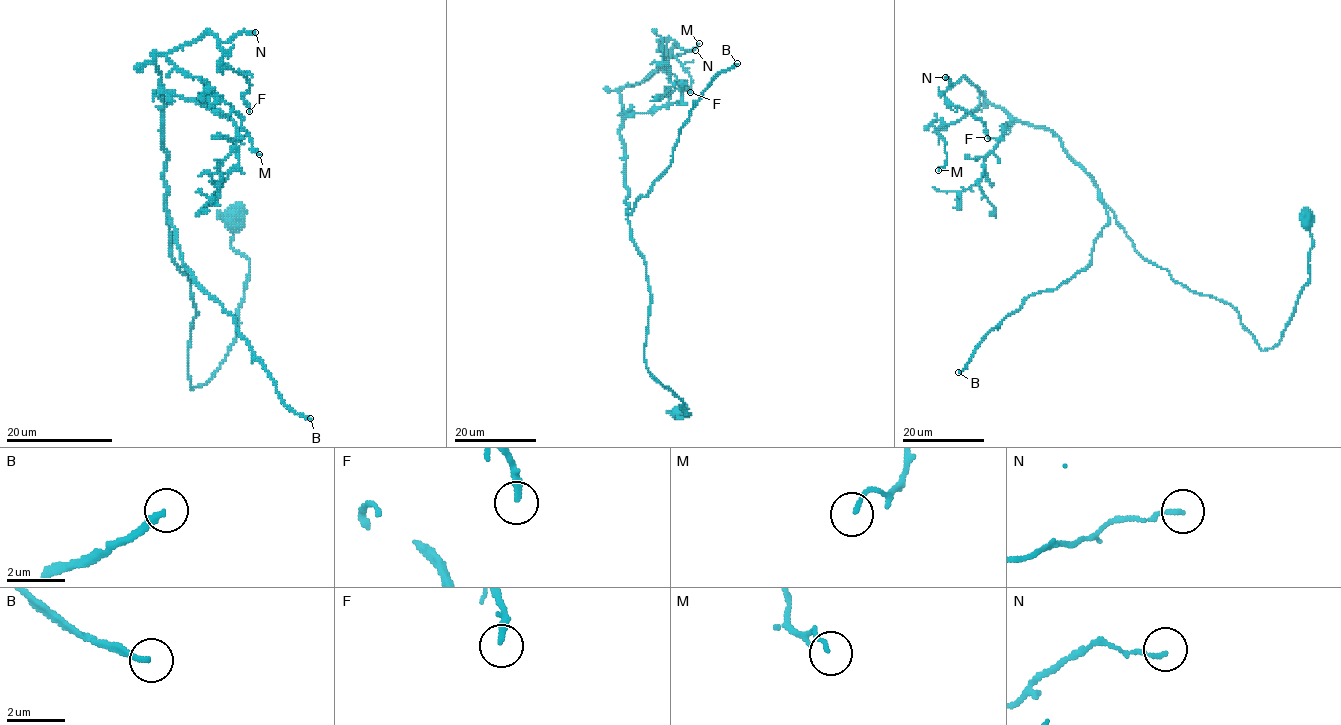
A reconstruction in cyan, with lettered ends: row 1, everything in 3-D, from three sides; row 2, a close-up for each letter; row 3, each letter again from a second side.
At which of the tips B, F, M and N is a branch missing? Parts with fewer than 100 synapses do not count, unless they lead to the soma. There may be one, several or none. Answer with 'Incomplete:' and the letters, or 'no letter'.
Incomplete: B

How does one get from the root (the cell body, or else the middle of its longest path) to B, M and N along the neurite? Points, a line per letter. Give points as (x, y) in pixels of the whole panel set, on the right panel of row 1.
B: (1308, 221), (1309, 280), (1275, 347), (1143, 258), (1107, 207), (1090, 263), (1030, 295), (958, 372)
M: (1308, 221), (1309, 280), (1261, 350), (1231, 305), (1135, 250), (1049, 130), (982, 94), (934, 130), (938, 170)
N: (1308, 221), (1309, 280), (1281, 341), (1261, 350), (1231, 305), (1135, 250), (1057, 137), (945, 77)

